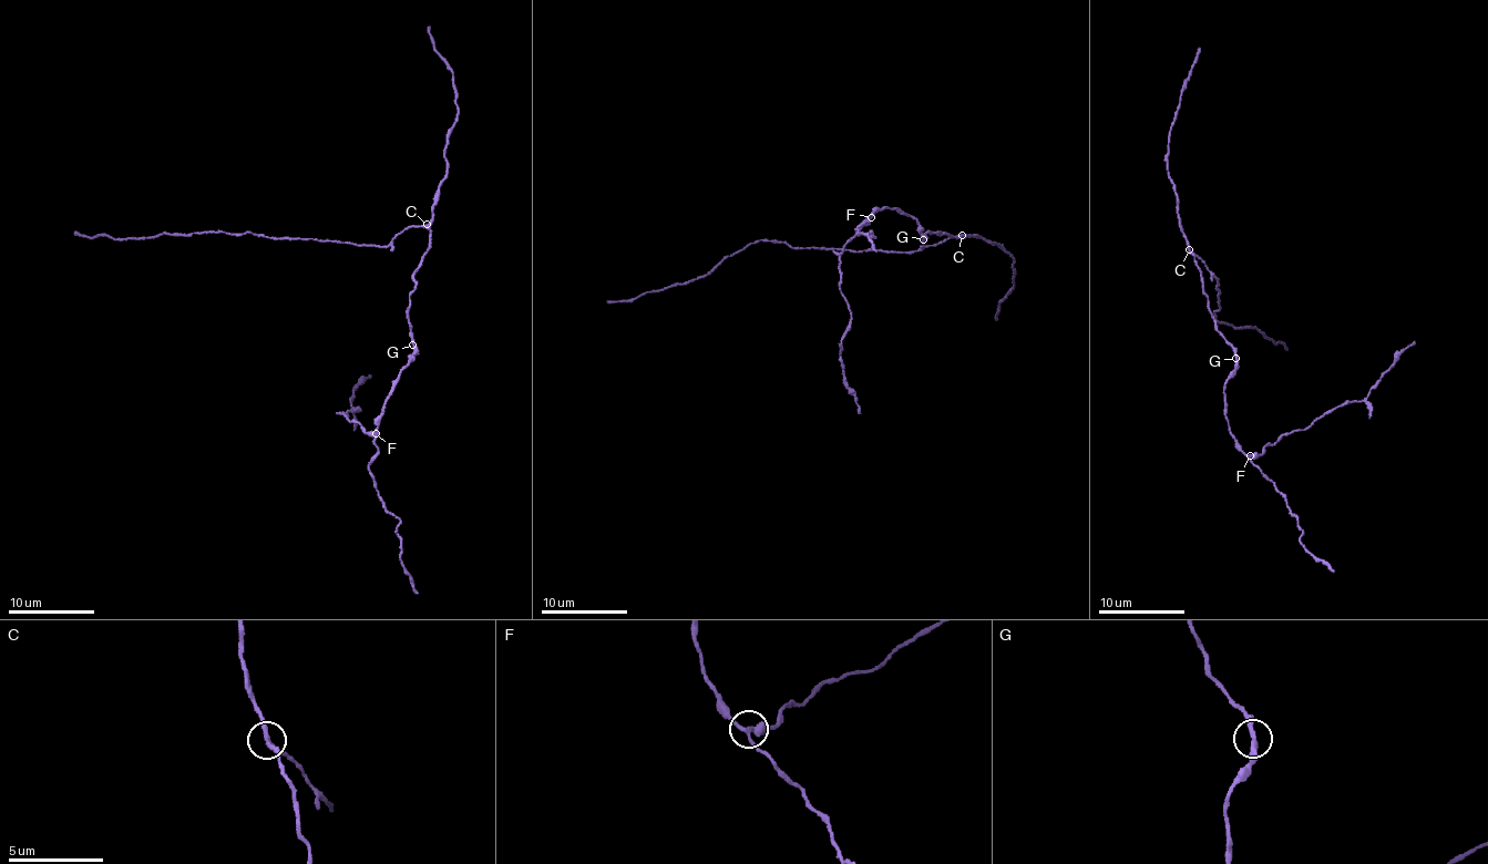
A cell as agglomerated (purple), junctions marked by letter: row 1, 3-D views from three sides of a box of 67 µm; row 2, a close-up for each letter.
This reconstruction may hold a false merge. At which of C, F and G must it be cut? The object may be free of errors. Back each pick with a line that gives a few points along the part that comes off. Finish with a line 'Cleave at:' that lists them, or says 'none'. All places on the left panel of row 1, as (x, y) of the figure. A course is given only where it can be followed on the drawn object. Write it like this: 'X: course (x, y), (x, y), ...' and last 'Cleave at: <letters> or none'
F: course (376, 433), (365, 430), (344, 413), (348, 418), (355, 410), (360, 411), (350, 407), (355, 387), (371, 376)
Cleave at: F

